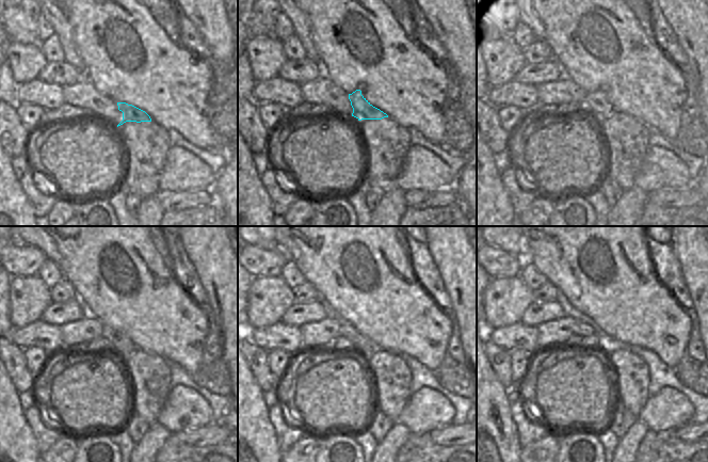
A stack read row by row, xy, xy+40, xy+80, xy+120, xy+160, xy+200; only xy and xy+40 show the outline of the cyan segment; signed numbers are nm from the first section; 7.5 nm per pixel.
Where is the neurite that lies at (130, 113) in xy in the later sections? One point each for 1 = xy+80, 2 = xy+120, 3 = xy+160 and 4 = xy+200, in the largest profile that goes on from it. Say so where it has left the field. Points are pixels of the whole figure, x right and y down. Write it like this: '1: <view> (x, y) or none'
1: xy+80 (595, 104)
2: xy+120 (121, 344)
3: xy+160 (359, 341)
4: xy+200 (580, 329)

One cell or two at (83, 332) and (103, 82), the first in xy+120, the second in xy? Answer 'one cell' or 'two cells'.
two cells

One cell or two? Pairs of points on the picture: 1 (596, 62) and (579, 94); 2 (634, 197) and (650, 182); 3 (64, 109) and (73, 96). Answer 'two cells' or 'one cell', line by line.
1: two cells
2: two cells
3: two cells

